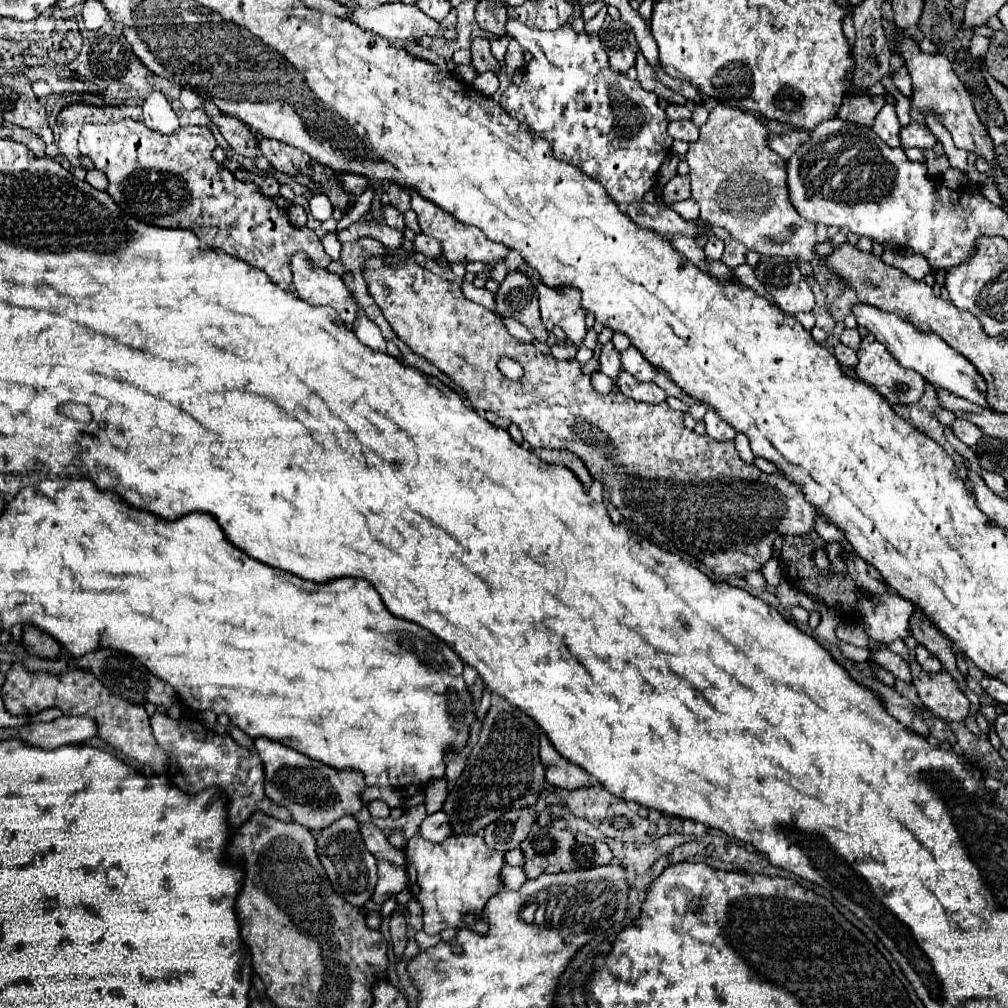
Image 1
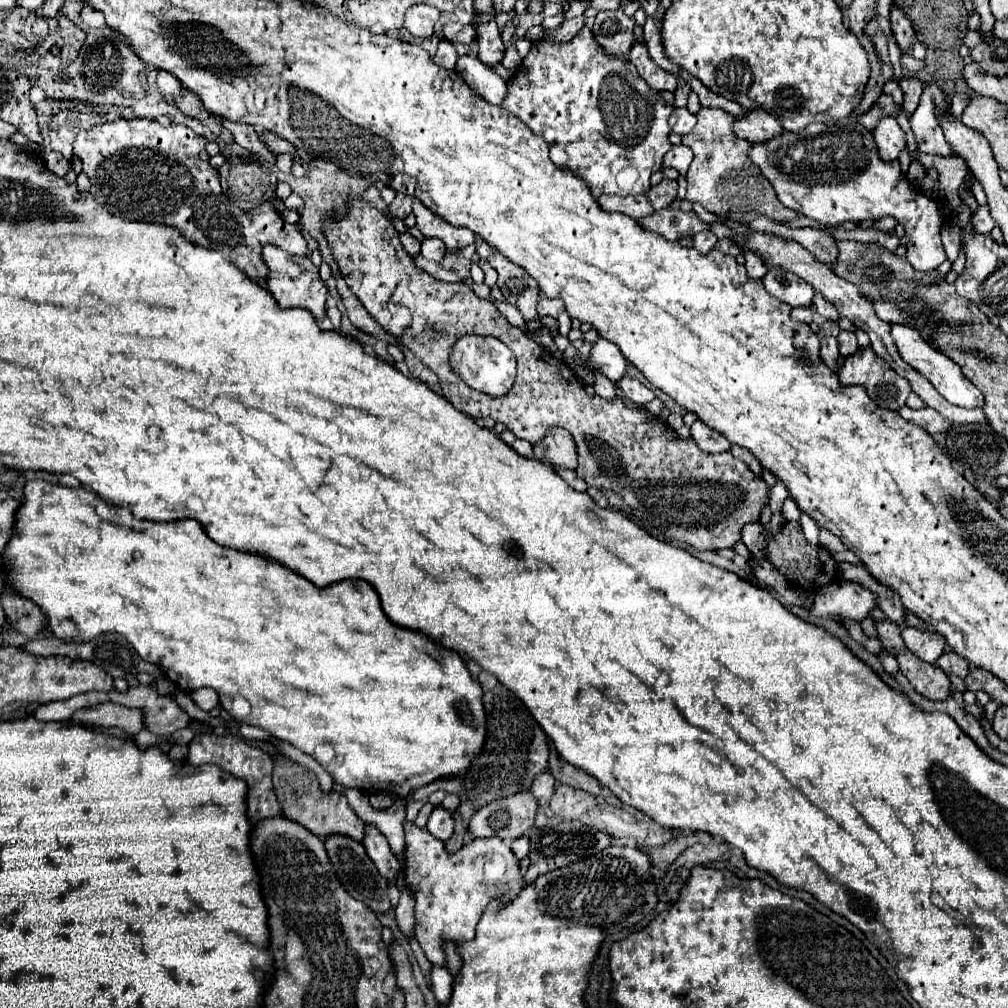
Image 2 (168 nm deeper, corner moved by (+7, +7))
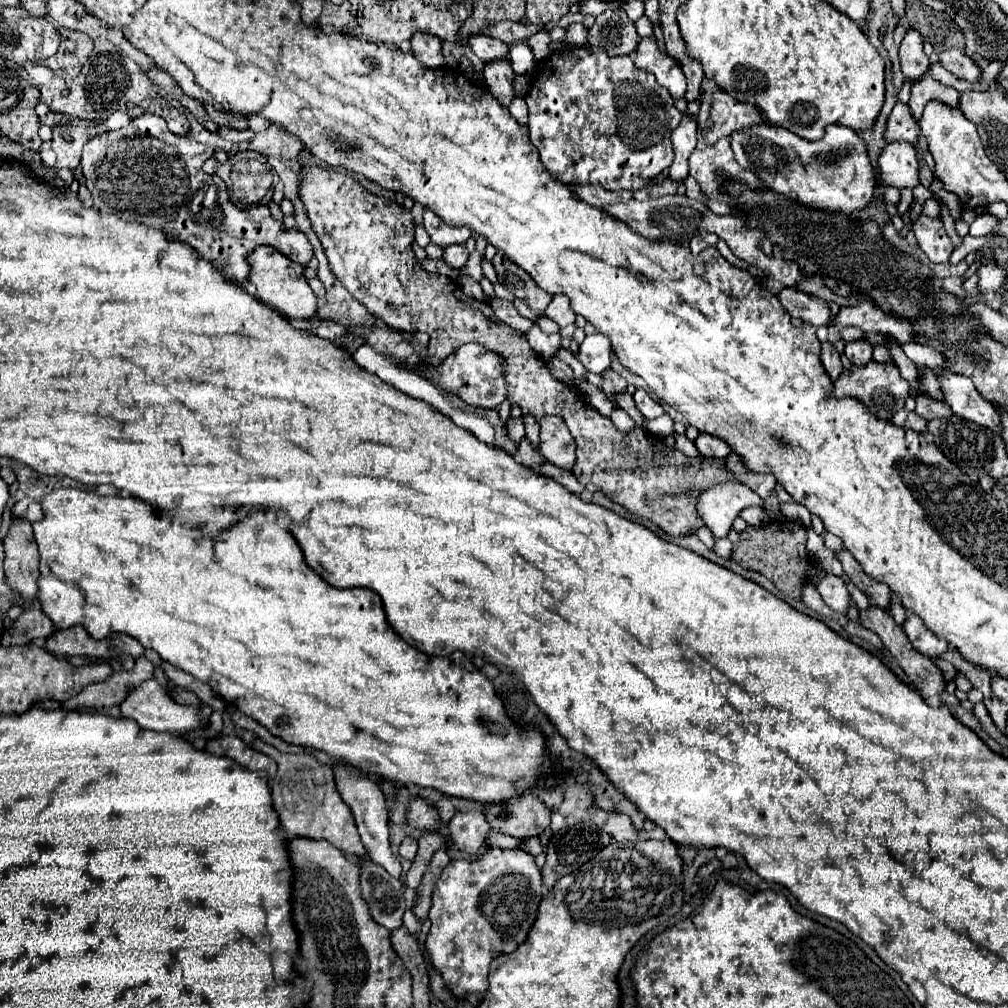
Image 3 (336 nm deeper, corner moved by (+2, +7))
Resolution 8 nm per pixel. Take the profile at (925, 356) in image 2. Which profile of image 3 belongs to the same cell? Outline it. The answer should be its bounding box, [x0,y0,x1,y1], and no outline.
[937,368,999,434]

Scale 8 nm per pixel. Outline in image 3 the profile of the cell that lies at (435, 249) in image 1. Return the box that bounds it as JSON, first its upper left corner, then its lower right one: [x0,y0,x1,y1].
[443,244,469,268]

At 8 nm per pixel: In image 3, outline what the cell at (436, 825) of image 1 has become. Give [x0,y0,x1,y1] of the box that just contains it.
[449,812,489,854]

